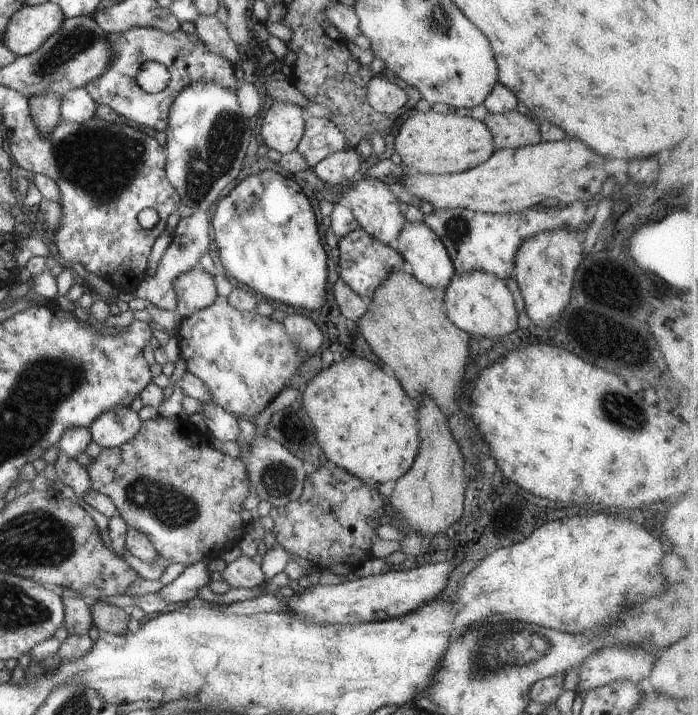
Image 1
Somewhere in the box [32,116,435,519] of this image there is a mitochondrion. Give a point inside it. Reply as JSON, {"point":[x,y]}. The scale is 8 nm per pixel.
{"point":[103,163]}

